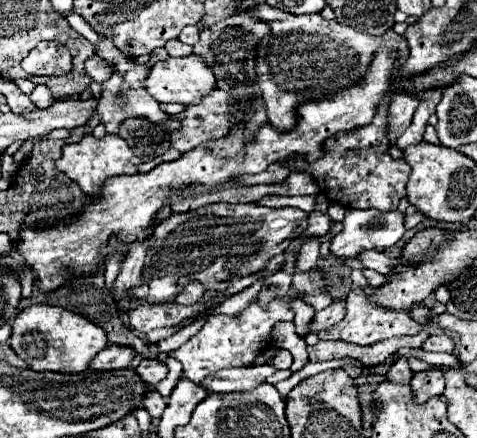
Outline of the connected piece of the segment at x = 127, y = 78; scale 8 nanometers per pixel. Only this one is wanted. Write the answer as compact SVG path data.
M102 39L102 41L96 45L96 55L98 55L100 59L104 59L104 61L114 69L112 75L110 75L110 79L102 83L102 97L100 97L98 107L96 107L96 113L98 113L98 117L100 117L100 121L104 123L104 127L106 127L108 133L116 133L116 129L120 127L120 121L130 119L130 117L144 117L144 119L148 119L148 121L152 121L152 123L156 123L156 125L162 125L162 123L168 119L168 115L160 109L160 103L158 103L158 101L146 91L146 87L144 87L144 79L146 79L146 75L148 75L148 69L150 69L156 61L168 57L168 53L166 53L164 47L154 49L154 51L150 53L148 63L144 63L144 65L136 63L132 57L126 57L110 39Z

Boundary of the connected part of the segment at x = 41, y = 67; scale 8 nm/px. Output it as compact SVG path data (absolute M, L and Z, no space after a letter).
M40 41L22 61L28 75L64 75L72 69L72 56L57 41Z

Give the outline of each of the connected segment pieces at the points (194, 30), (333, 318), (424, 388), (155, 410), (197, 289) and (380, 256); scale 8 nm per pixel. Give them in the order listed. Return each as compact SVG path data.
M197 25L186 26L178 39L187 45L194 46L199 41L199 33L200 30Z
M336 299L332 305L328 305L326 309L322 309L322 311L316 311L316 315L312 317L312 321L310 321L310 333L318 333L318 331L322 331L322 329L328 329L328 327L332 327L332 325L336 325L342 317L344 317L344 313L346 313L346 309L344 309L344 301L340 301L340 299Z
M430 367L426 371L418 371L412 377L412 389L416 401L428 401L428 397L440 395L446 385L446 371L442 367Z
M150 388L150 393L143 400L143 406L147 410L151 418L160 417L166 407L165 399L155 389Z
M190 281L190 283L184 287L184 291L176 297L176 303L192 305L192 303L200 301L200 299L204 297L204 293L206 293L206 289L204 289L204 285L200 285L200 281Z
M372 249L360 253L356 259L358 259L364 267L374 269L374 271L378 271L378 273L382 273L382 275L390 273L392 267L394 267L392 257L388 257L388 255L384 255L384 253L378 253L378 251L372 251Z

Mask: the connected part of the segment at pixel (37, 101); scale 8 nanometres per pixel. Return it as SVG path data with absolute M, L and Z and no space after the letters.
M36 85L30 99L32 99L32 103L36 107L48 107L50 103L54 103L54 97L52 97L52 93L50 93L50 89L46 85Z

